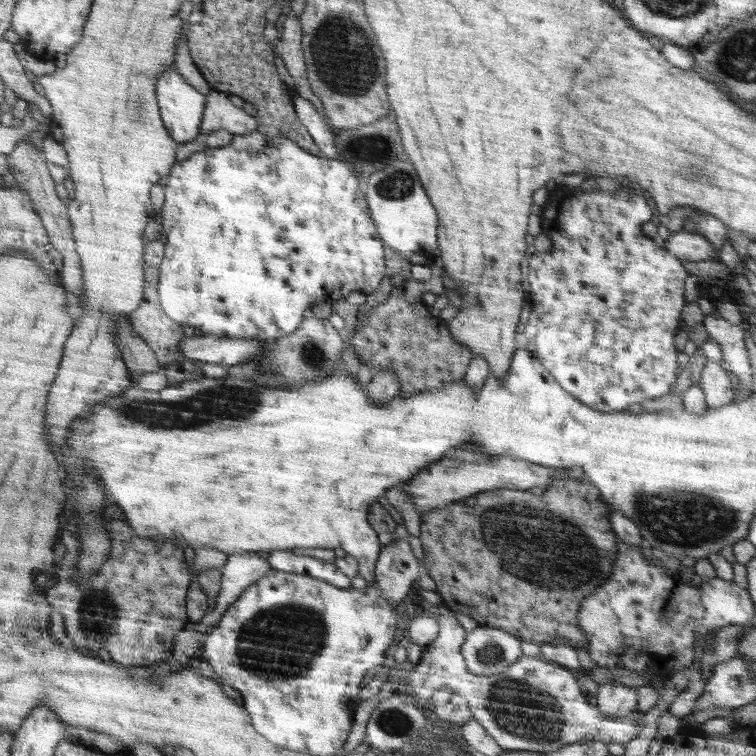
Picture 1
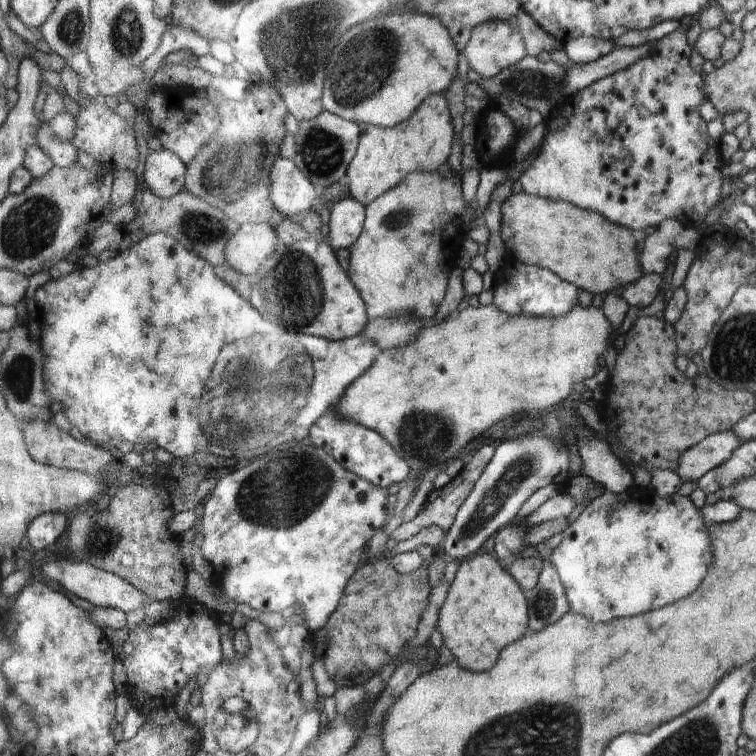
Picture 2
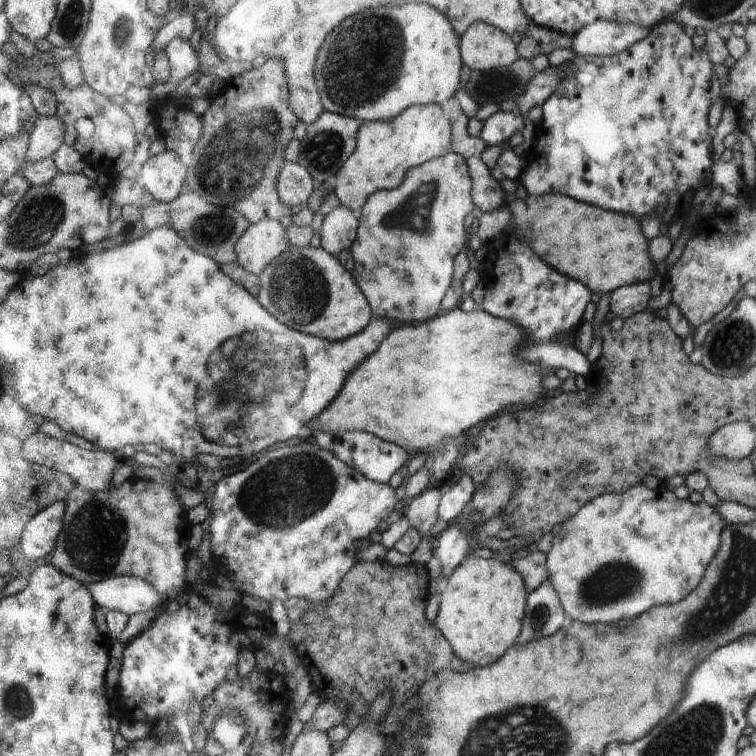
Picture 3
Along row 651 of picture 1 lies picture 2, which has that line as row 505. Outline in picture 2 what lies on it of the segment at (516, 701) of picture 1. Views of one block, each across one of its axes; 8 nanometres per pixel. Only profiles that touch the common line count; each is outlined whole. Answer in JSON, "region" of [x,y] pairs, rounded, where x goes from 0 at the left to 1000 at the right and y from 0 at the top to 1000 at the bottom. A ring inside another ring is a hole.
{"region":[[[640,590],[640,593],[635,593],[635,598],[630,598],[630,601],[624,603],[624,608],[610,619],[607,627],[597,632],[586,644],[579,647],[573,646],[571,651],[563,657],[557,676],[553,677],[542,690],[537,690],[537,693],[530,692],[529,696],[515,708],[515,712],[525,716],[536,716],[537,713],[544,713],[546,709],[550,709],[556,701],[569,698],[569,696],[579,696],[579,698],[583,698],[587,704],[591,702],[601,690],[606,669],[614,664],[618,653],[624,651],[630,636],[635,632],[635,628],[639,627],[640,619],[649,611],[651,602],[653,601],[653,590]]]}

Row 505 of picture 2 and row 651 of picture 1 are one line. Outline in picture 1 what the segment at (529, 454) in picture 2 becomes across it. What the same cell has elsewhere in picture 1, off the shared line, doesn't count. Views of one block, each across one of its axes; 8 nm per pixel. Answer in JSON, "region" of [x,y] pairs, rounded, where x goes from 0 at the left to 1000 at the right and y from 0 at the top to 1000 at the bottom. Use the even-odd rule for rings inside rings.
{"region":[[[632,827],[614,843],[607,865],[626,893],[667,890],[694,868],[688,849],[667,832]]]}

